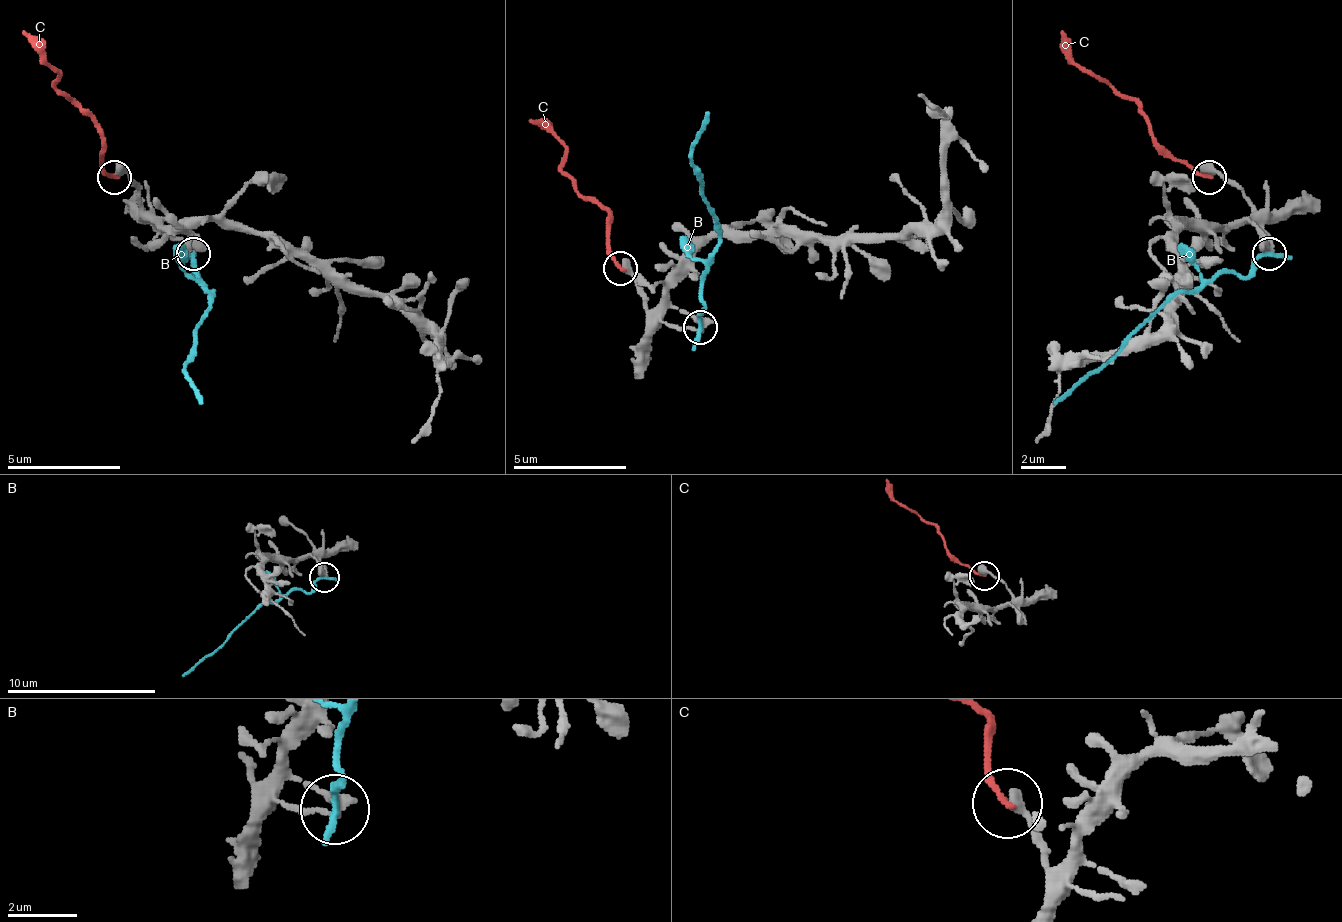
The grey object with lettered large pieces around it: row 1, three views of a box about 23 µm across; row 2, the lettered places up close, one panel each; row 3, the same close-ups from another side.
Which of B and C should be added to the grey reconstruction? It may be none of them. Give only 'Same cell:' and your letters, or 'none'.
Same cell: none

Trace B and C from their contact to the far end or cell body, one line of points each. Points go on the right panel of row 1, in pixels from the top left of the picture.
B: (1270, 255), (1247, 272), (1219, 272), (1174, 295), (1106, 362), (1055, 402)
C: (1208, 176), (1157, 142), (1128, 96), (1072, 57), (1061, 28)

